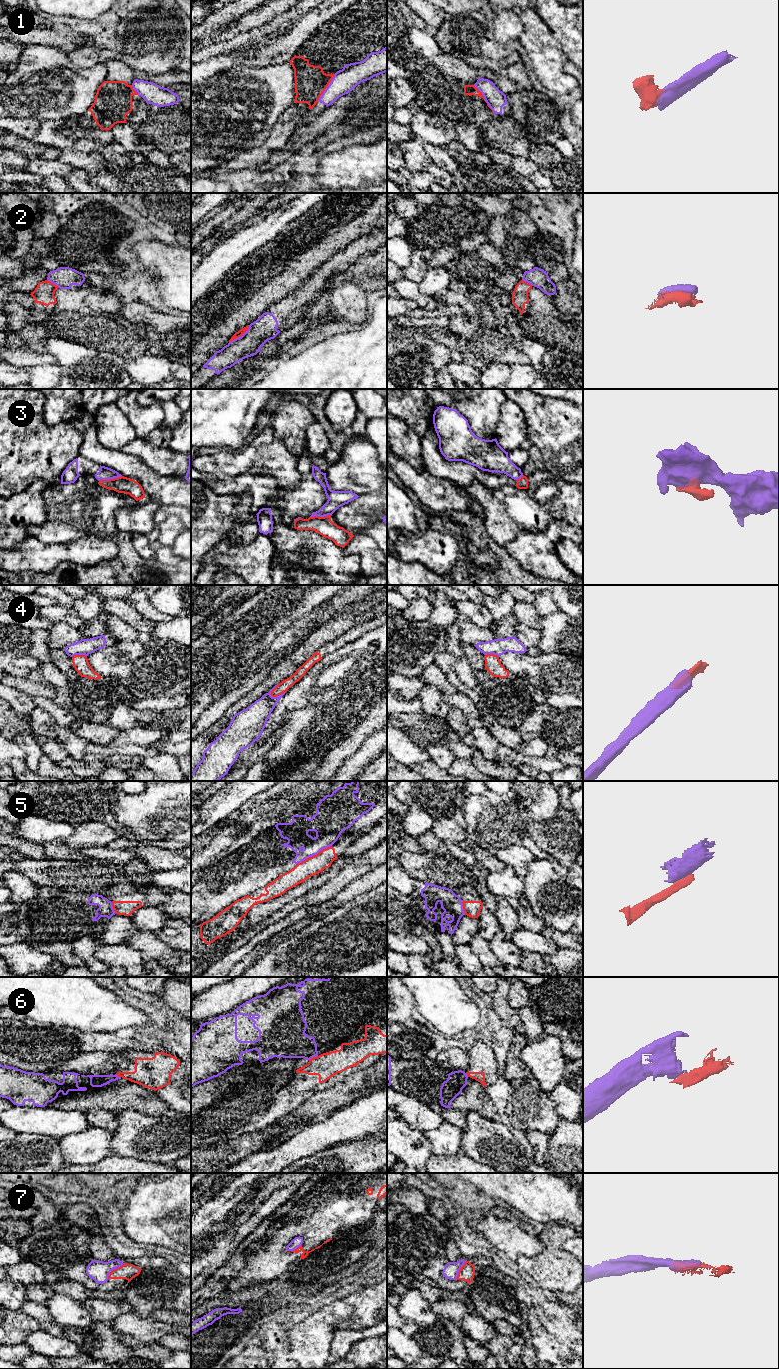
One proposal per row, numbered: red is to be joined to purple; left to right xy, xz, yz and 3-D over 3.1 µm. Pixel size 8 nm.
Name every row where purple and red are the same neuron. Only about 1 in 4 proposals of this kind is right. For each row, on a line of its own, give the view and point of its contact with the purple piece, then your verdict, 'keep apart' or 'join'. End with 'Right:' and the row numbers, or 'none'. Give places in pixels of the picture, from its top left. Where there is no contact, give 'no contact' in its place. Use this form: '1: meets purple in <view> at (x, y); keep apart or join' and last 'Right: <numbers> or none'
1: meets purple in xz at (327, 87); keep apart
2: meets purple in xz at (241, 336); keep apart
3: meets purple in xy at (110, 478); keep apart
4: meets purple in xz at (277, 696); keep apart
5: meets purple in xz at (313, 855); keep apart
6: meets purple in xz at (313, 1056); keep apart
7: meets purple in xy at (113, 1269); keep apart
Right: none

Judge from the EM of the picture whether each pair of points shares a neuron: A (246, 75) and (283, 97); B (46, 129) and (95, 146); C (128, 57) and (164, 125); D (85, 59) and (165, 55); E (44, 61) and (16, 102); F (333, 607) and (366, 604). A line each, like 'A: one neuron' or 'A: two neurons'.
A: one neuron
B: one neuron
C: two neurons
D: one neuron
E: one neuron
F: two neurons

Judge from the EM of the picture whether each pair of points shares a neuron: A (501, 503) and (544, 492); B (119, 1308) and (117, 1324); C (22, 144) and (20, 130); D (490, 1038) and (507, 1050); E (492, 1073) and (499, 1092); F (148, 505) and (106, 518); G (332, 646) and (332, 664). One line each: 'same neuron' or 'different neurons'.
A: same neuron
B: different neurons
C: different neurons
D: same neuron
E: different neurons
F: different neurons
G: different neurons

